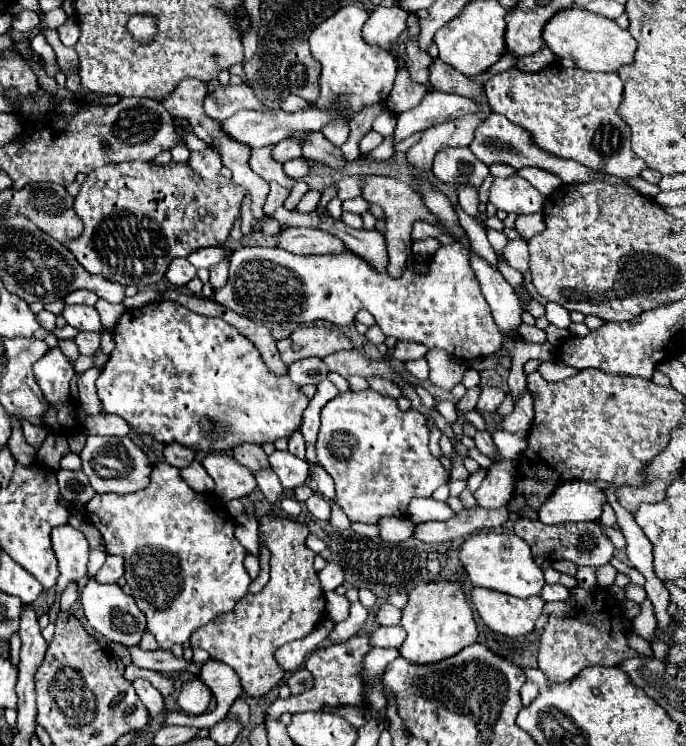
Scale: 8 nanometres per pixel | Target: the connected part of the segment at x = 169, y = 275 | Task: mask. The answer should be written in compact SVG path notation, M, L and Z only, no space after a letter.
M176 257L168 271L166 271L166 279L174 285L174 287L184 287L190 279L196 277L196 267L190 265L188 259L182 259L182 257Z

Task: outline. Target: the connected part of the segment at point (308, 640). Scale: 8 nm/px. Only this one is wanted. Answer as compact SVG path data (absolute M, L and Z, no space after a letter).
M326 617L324 625L320 625L310 637L304 637L304 639L298 639L298 641L282 645L282 649L277 649L275 653L280 667L286 672L296 671L304 663L304 659L318 647L318 643L330 635L330 631L334 629L334 625L336 623Z

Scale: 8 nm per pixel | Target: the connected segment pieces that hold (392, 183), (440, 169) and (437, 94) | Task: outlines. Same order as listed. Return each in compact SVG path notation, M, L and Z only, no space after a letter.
M360 175L362 177L362 199L366 199L368 203L376 203L384 209L386 213L386 247L388 247L388 255L390 255L390 271L394 275L402 273L402 267L404 263L394 263L394 259L402 261L406 259L412 251L412 225L418 221L418 219L424 219L424 221L430 221L430 223L438 223L434 217L430 217L430 211L424 209L422 205L422 199L416 195L416 191L406 185L404 181L400 179L394 179L394 177L384 177L384 175Z
M470 147L440 149L434 157L432 171L444 183L454 183L454 185L468 183L474 187L478 187L488 175L488 167L474 157Z
M428 91L426 97L410 111L404 111L396 119L396 129L392 133L392 145L398 145L406 137L434 127L442 121L466 115L476 111L476 105L468 97L442 93L442 91Z

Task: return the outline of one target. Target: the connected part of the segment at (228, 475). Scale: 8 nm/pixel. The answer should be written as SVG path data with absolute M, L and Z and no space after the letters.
M210 453L202 459L202 465L208 471L208 475L214 479L216 483L214 493L220 499L226 499L226 501L240 499L252 493L256 487L256 481L250 469L246 469L226 453Z

